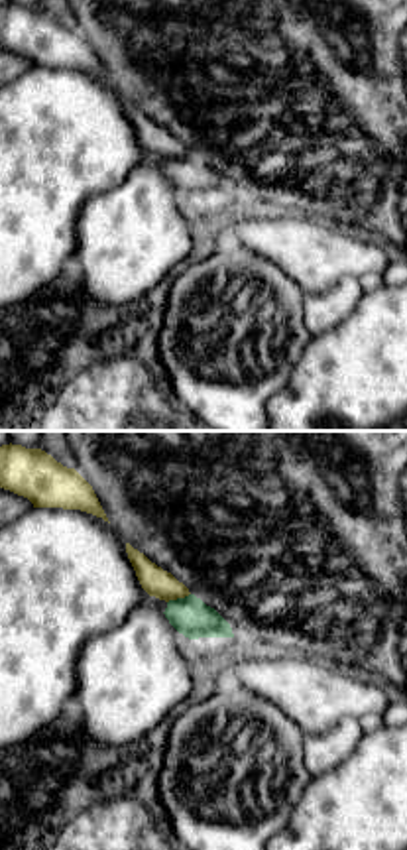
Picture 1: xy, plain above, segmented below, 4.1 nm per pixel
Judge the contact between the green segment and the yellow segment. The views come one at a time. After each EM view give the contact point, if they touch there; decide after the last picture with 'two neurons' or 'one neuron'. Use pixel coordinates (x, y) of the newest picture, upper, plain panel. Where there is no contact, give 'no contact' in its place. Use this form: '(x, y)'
(177, 158)

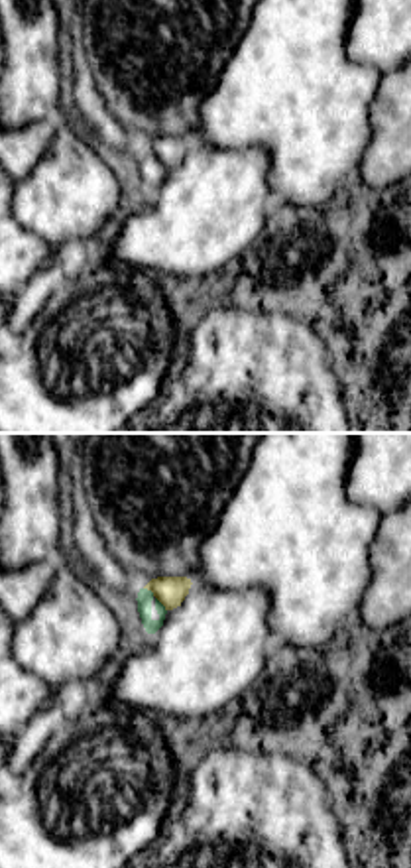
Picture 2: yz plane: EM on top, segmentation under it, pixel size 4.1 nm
(156, 158)

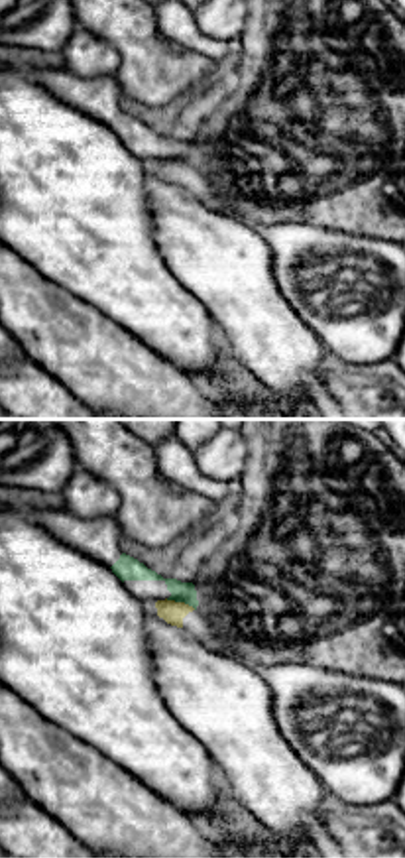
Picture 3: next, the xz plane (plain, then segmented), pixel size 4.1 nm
(181, 160)

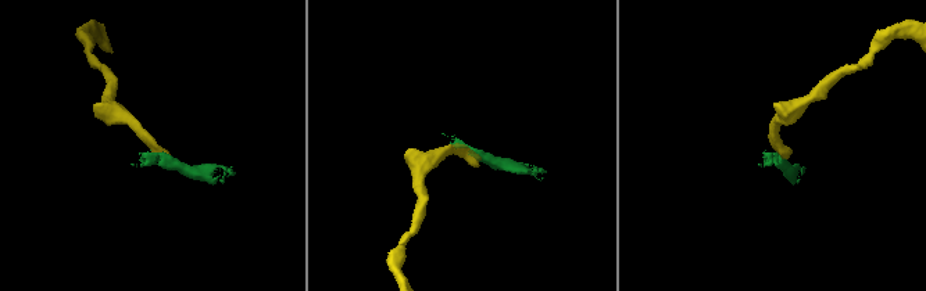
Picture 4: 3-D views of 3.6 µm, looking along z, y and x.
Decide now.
two neurons

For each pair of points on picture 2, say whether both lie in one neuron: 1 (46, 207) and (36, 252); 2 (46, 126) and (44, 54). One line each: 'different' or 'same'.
1: different
2: different

